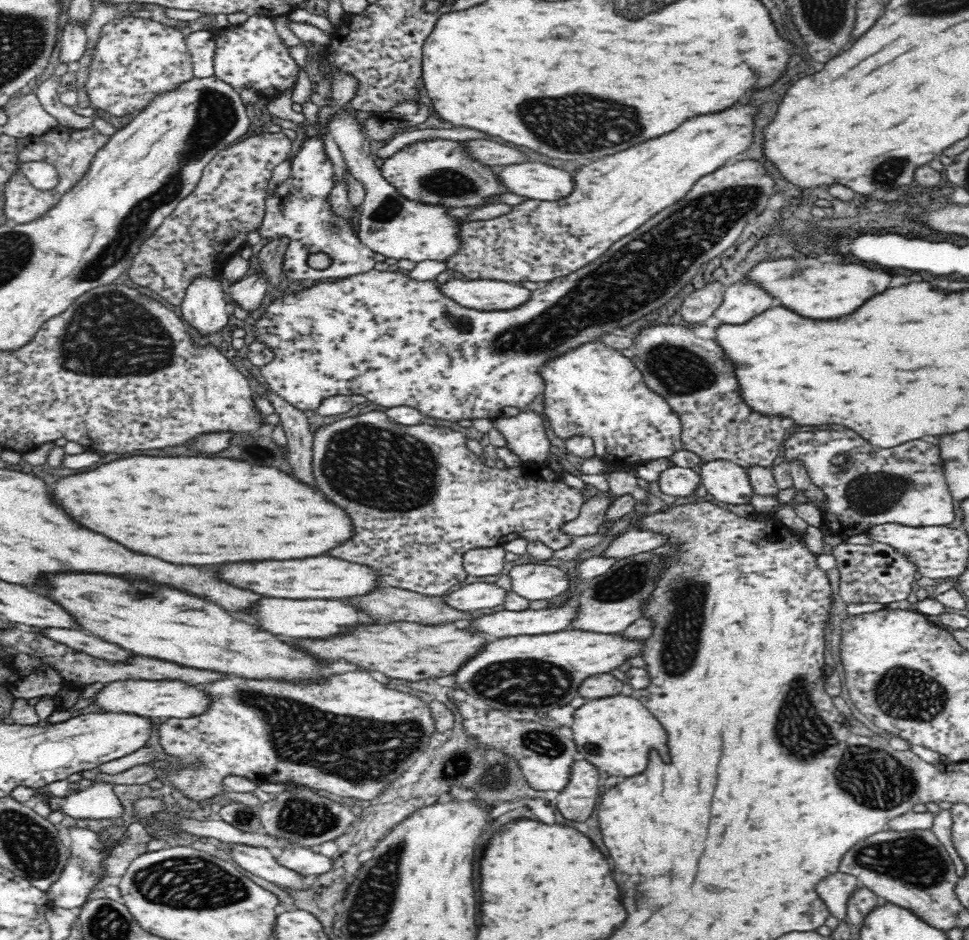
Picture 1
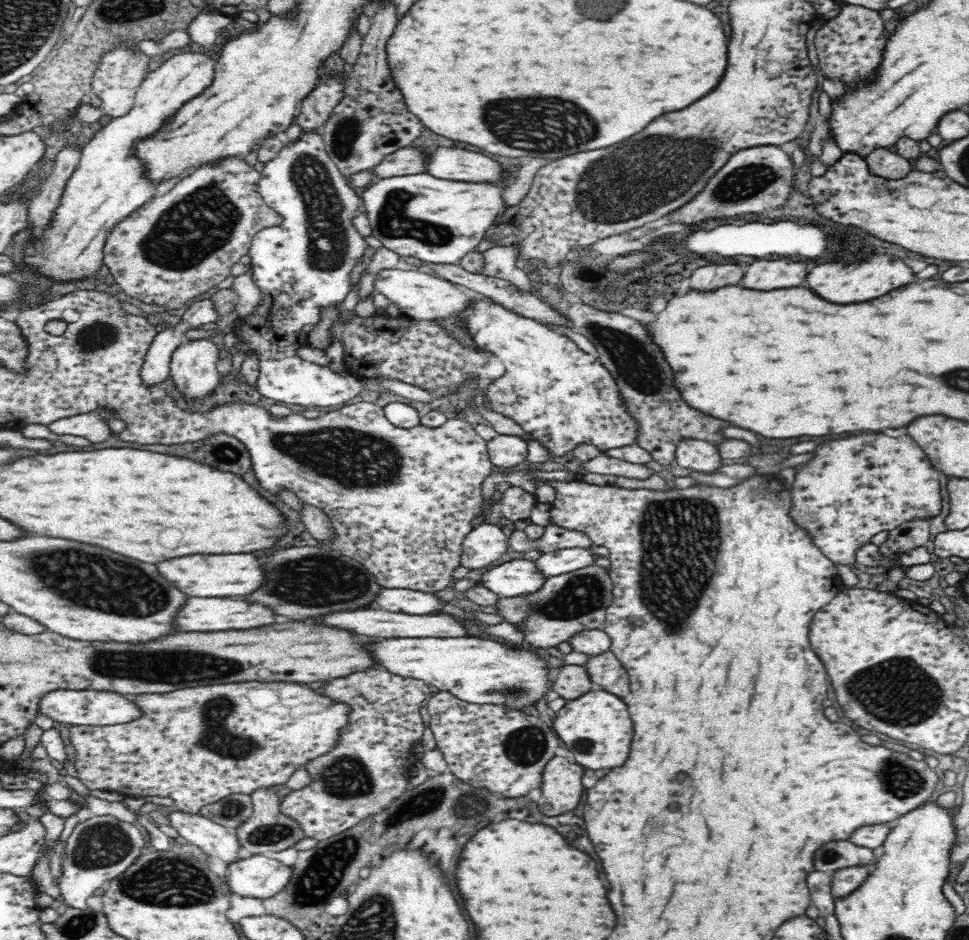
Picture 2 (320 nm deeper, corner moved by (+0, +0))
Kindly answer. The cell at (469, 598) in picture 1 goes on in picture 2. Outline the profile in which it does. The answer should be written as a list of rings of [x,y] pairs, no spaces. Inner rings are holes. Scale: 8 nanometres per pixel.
[[[381,587],[376,598],[367,605],[367,608],[411,615],[430,615],[434,610],[440,611],[442,601],[433,593]]]

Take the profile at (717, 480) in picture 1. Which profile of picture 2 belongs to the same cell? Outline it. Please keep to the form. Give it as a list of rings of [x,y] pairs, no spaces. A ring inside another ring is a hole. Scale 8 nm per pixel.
[[[680,438],[676,441],[675,459],[682,469],[696,472],[714,472],[723,464],[717,445],[698,438]]]

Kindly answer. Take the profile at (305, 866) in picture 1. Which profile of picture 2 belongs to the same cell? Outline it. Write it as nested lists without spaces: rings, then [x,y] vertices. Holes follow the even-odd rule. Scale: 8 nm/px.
[[[254,854],[228,864],[227,888],[232,896],[267,899],[286,886],[292,869],[264,854]]]

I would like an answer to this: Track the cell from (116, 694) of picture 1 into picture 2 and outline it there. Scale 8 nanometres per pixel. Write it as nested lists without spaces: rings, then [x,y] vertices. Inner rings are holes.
[[[51,690],[40,698],[37,713],[61,724],[70,726],[110,726],[124,724],[140,718],[140,709],[130,701],[130,696],[97,690]]]

